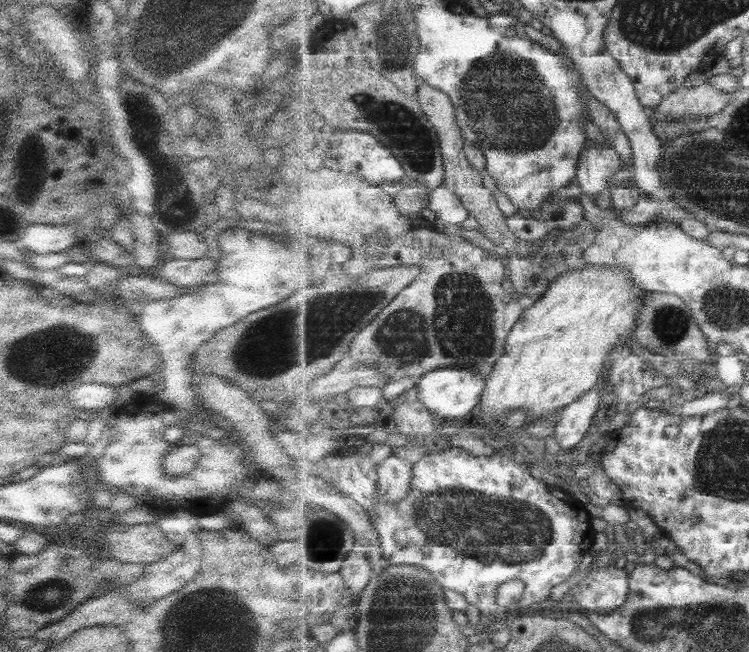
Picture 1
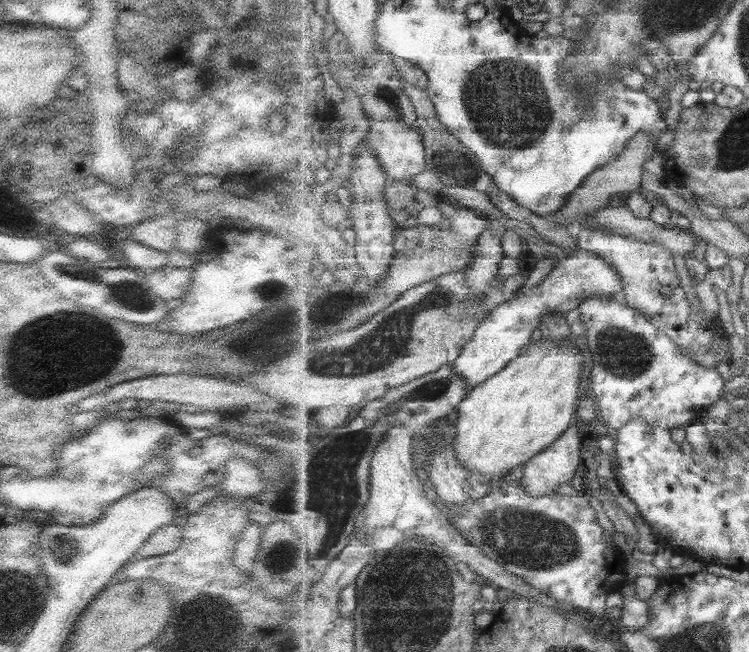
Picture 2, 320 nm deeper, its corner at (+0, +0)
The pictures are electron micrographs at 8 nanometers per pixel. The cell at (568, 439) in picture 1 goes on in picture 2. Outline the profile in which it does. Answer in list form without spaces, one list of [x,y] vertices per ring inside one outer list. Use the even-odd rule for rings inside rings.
[[[571,426],[546,451],[529,461],[522,471],[524,490],[533,498],[555,494],[559,486],[572,485],[581,462],[579,428]]]

